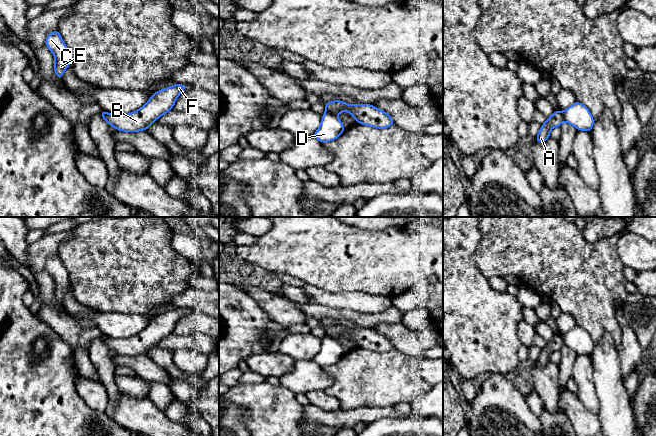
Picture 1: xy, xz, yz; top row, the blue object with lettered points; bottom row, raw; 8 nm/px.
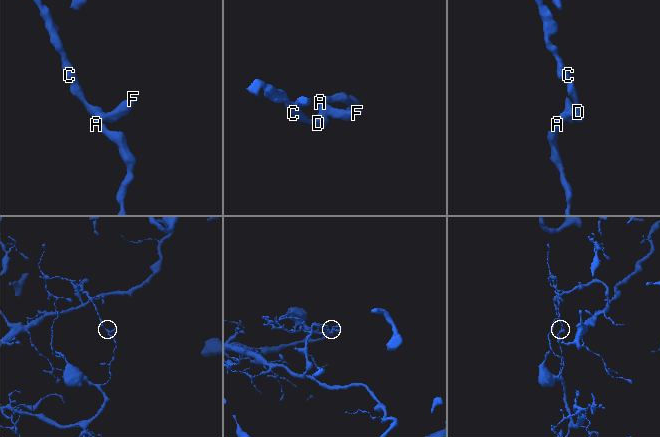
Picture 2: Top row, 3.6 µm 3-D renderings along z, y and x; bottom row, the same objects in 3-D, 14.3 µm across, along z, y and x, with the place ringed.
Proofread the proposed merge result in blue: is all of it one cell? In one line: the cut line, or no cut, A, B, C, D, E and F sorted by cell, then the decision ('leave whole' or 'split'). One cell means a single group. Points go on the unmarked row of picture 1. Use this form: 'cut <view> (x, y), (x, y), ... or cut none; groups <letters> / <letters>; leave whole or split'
cut xz (326, 335), (334, 339); groups A B F / C D E; split

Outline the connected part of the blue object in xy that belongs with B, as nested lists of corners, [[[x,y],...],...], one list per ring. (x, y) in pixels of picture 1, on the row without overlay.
[[[175,308],[158,314],[148,326],[133,337],[114,339],[108,337],[105,345],[118,355],[138,356],[147,354],[159,341],[173,333],[178,320],[186,313],[186,308]]]

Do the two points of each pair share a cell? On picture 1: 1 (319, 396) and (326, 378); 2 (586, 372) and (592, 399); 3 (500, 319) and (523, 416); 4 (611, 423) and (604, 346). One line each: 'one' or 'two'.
1: two
2: one
3: two
4: one

